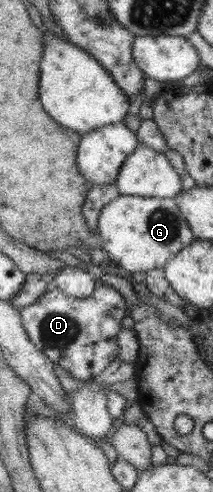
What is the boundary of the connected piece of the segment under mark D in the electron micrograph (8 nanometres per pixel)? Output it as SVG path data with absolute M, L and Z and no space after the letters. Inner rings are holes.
M109 280L106 283L97 283L91 297L85 298L66 296L59 288L52 286L33 305L21 309L20 316L29 339L41 353L46 354L63 370L66 369L75 379L90 381L92 377L101 375L118 358L117 334L121 331L121 320L127 314L127 306L126 299L117 290L116 282Z

